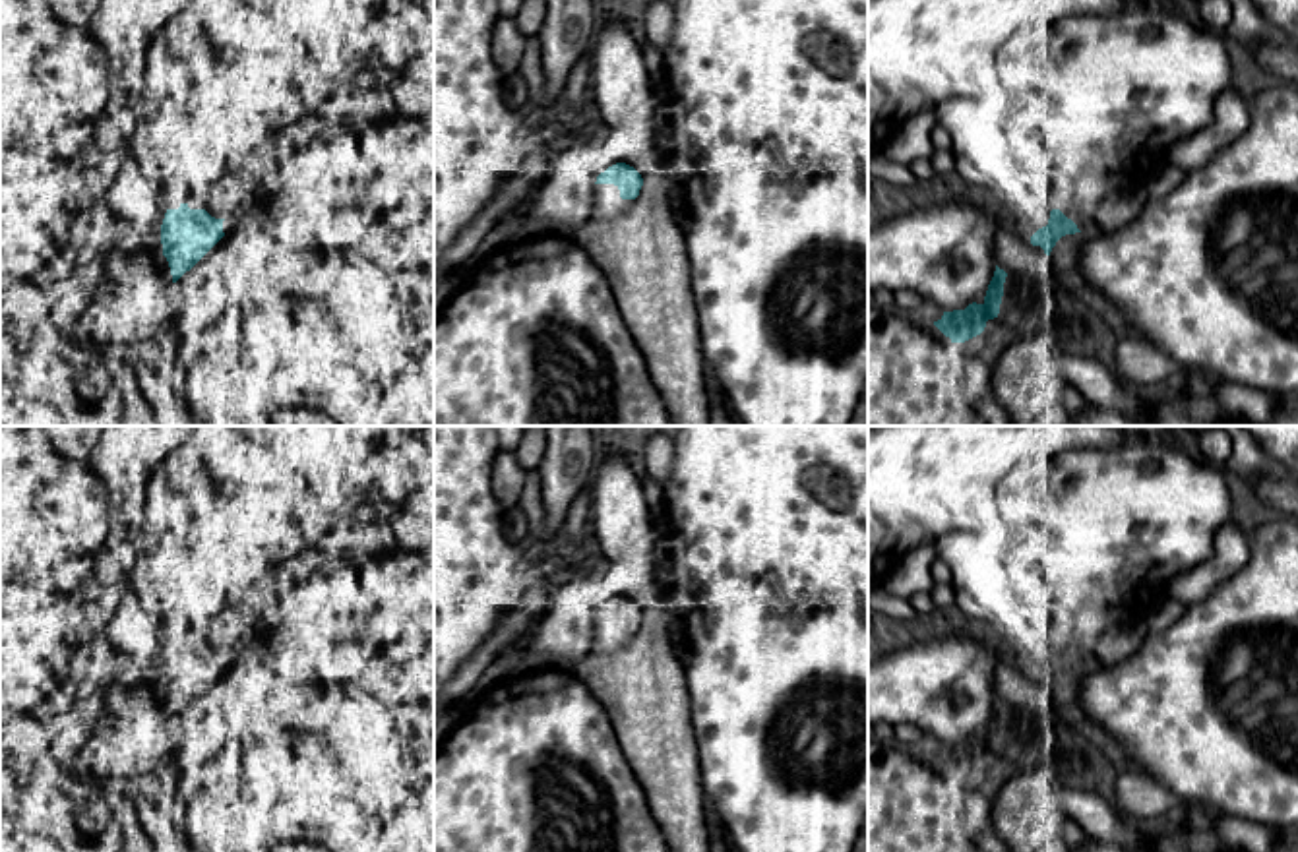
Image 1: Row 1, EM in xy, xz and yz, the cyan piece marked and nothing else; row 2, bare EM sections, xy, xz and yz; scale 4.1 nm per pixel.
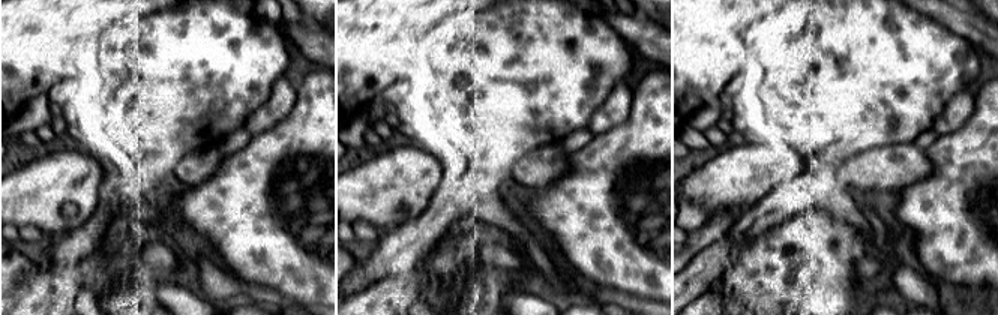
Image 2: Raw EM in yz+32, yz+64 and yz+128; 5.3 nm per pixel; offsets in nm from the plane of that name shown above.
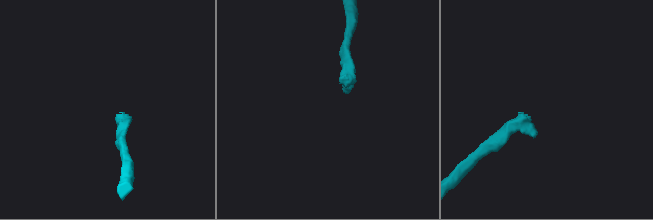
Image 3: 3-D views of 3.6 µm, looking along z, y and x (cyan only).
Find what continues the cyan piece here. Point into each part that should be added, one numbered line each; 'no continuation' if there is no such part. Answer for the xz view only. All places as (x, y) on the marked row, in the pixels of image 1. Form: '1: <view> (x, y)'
1: xz (609, 204)

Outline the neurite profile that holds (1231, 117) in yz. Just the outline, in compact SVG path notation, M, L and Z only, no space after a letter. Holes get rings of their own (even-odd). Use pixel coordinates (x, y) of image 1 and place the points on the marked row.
M1230 87L1217 97L1211 124L1191 137L1178 141L1170 149L1168 163L1188 172L1197 170L1219 151L1242 137L1248 126L1250 106L1242 95Z

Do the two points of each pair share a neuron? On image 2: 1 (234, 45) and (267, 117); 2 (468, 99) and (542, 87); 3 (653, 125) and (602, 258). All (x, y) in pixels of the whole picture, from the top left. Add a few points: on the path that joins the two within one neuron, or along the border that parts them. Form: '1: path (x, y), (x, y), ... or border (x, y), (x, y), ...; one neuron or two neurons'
1: border (281, 75), (273, 83), (270, 95), (240, 126); two neurons
2: path (486, 90), (524, 87); one neuron
3: path (628, 158), (614, 174), (608, 191), (608, 225); one neuron

